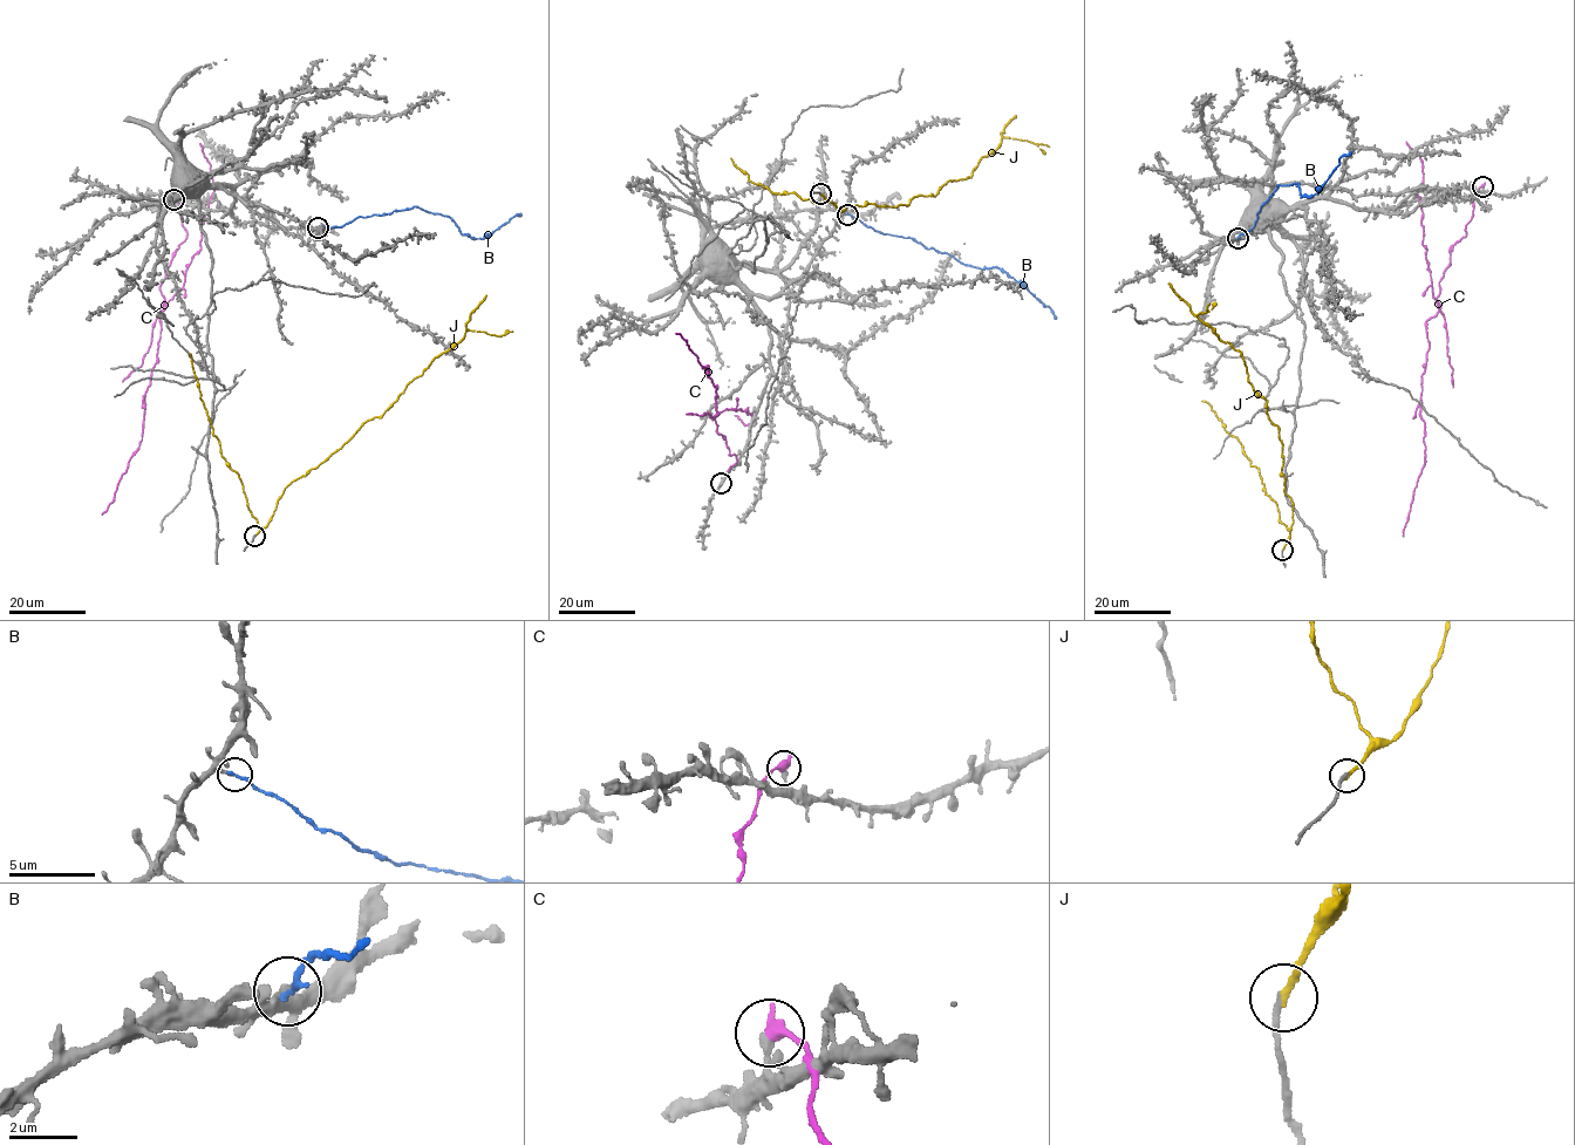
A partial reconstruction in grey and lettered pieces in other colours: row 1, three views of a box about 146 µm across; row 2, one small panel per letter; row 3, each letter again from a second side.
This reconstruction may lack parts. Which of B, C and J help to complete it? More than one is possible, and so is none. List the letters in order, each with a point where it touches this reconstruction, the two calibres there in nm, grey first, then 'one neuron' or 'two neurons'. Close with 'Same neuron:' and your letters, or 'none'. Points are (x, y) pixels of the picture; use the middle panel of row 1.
B: meets grey at (847, 215); 190 nm thick on the grey side, 200 nm on the other; two neurons
C: meets grey at (721, 483); 240 nm thick on the grey side, 420 nm on the other; two neurons
J: meets grey at (820, 193); 170 nm thick on the grey side, 200 nm on the other; one neuron
Same neuron: J

